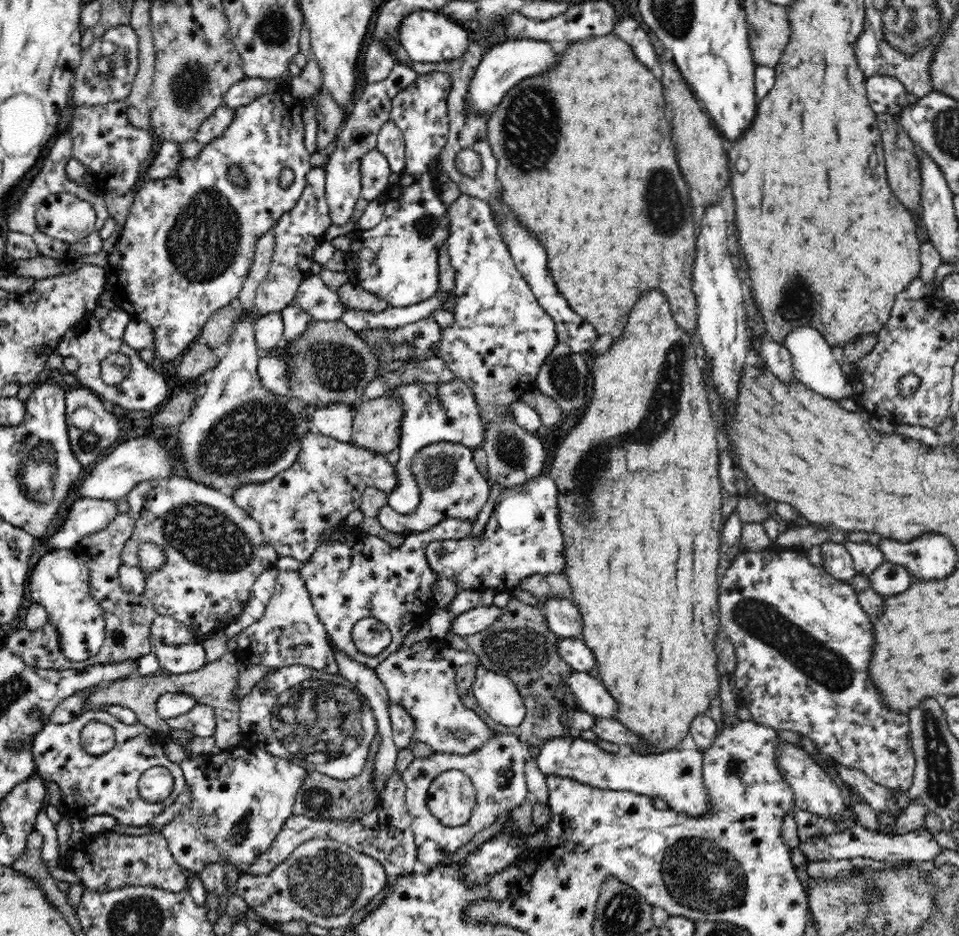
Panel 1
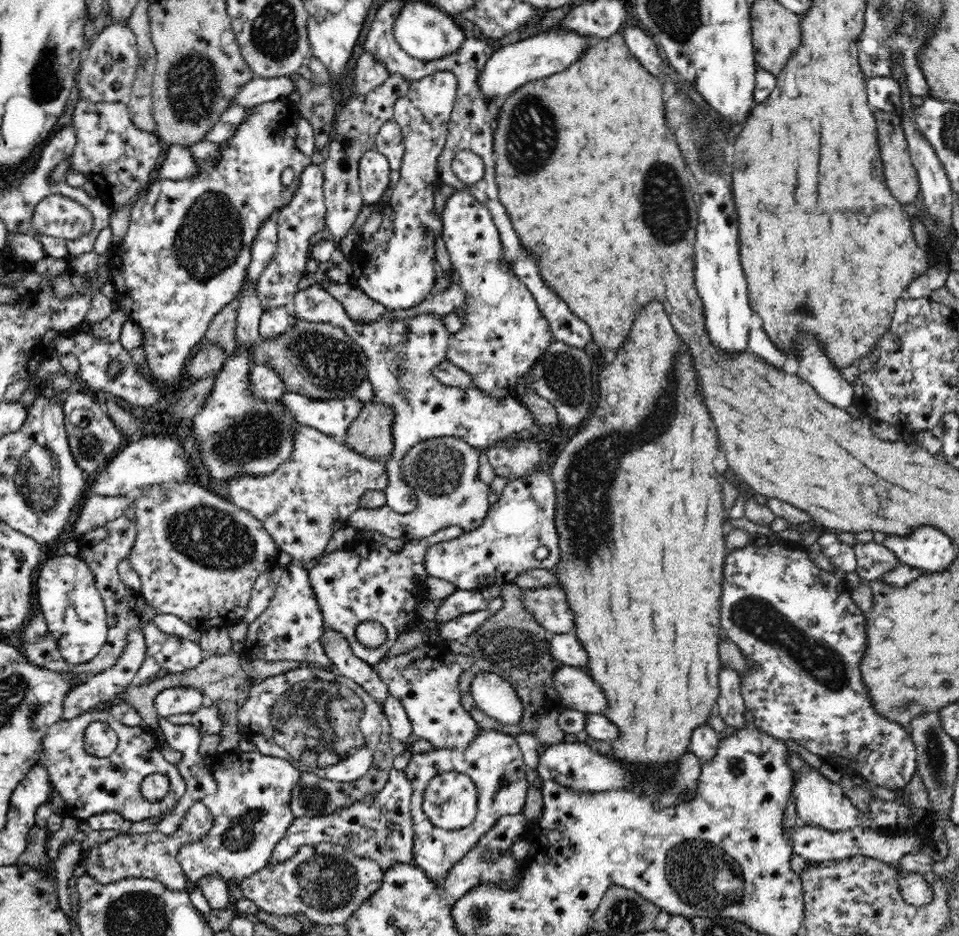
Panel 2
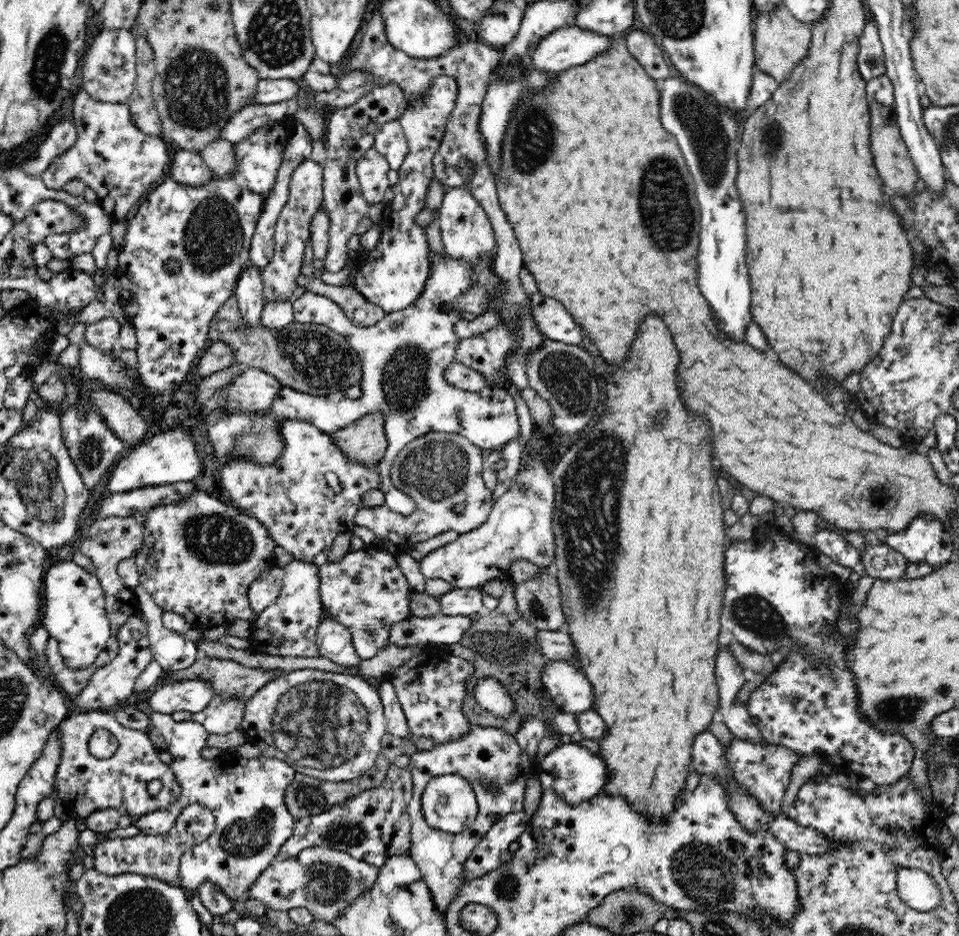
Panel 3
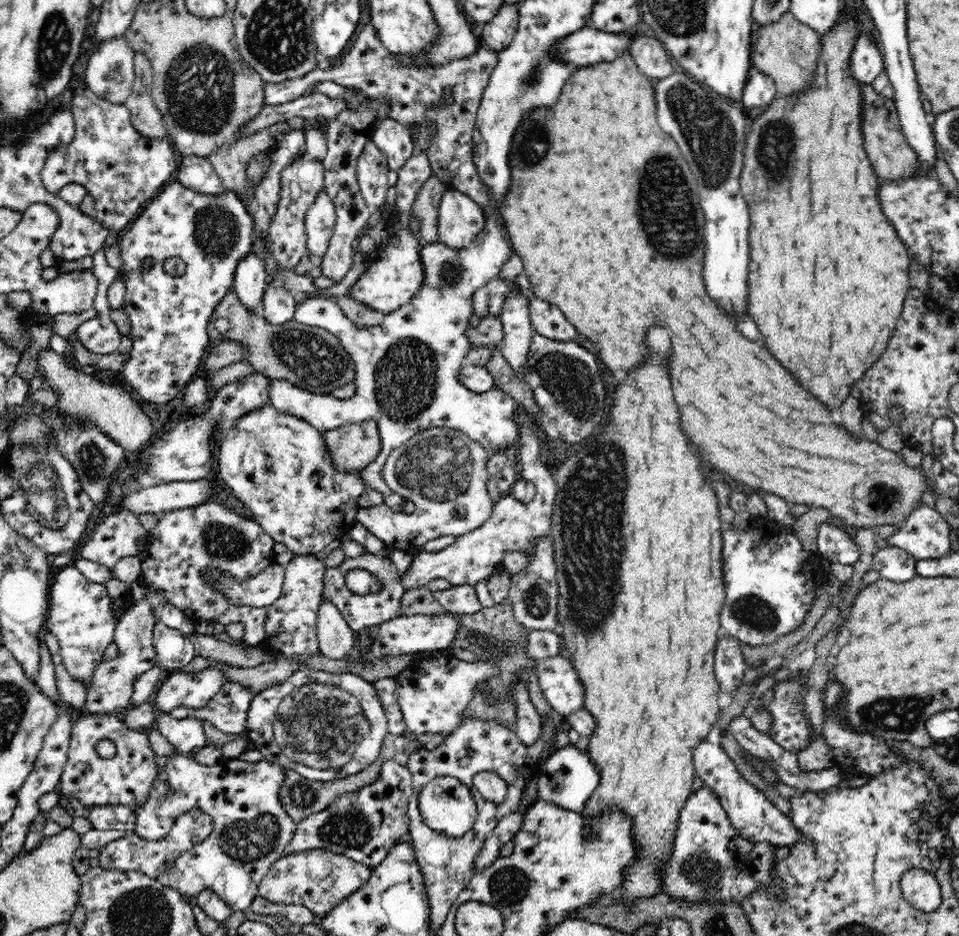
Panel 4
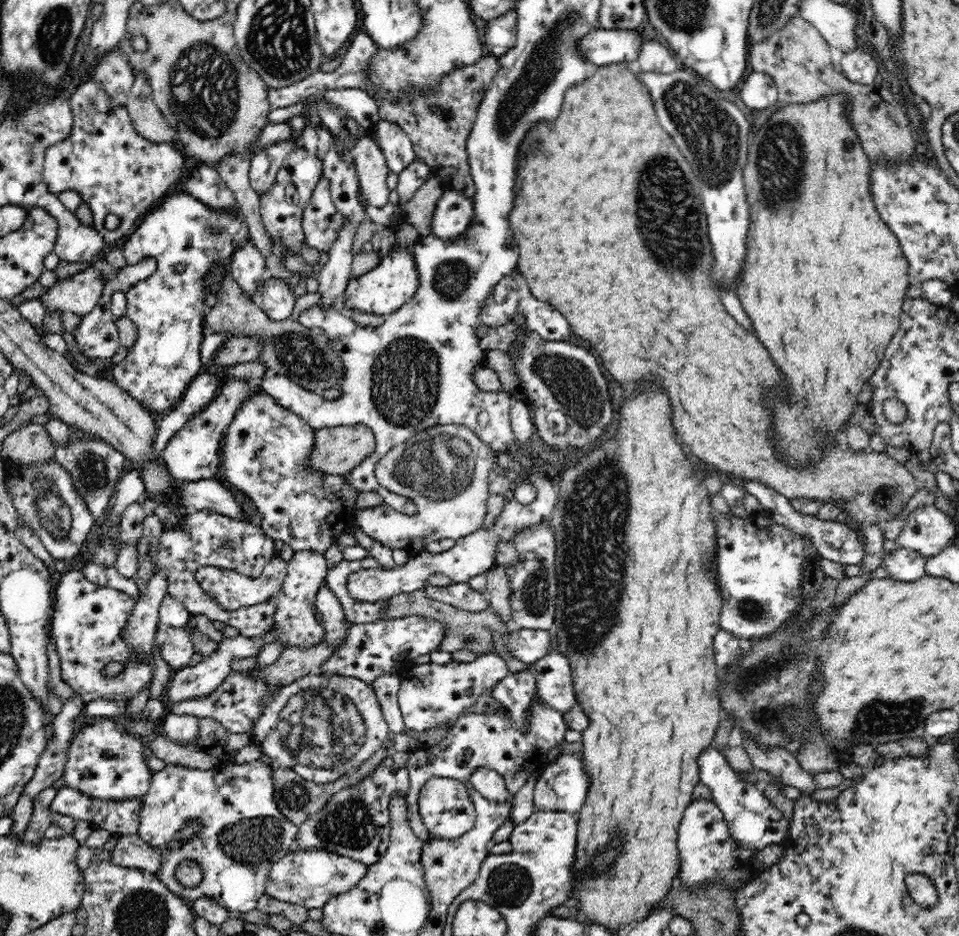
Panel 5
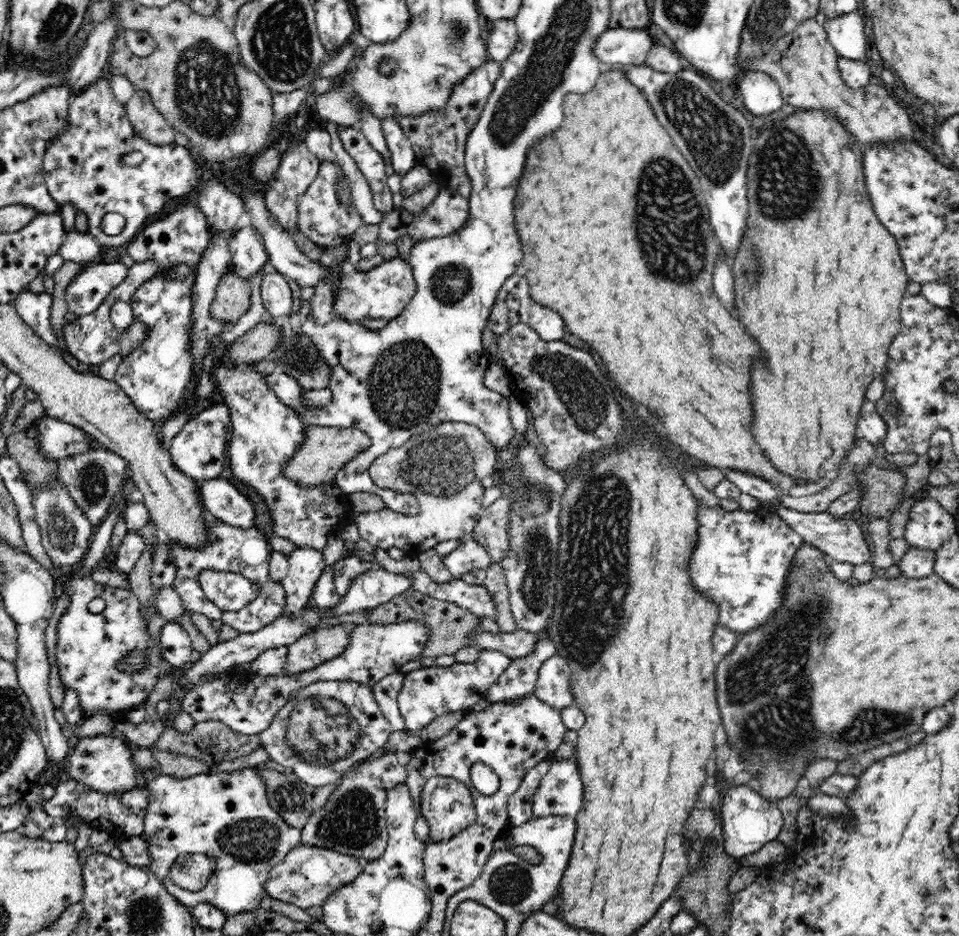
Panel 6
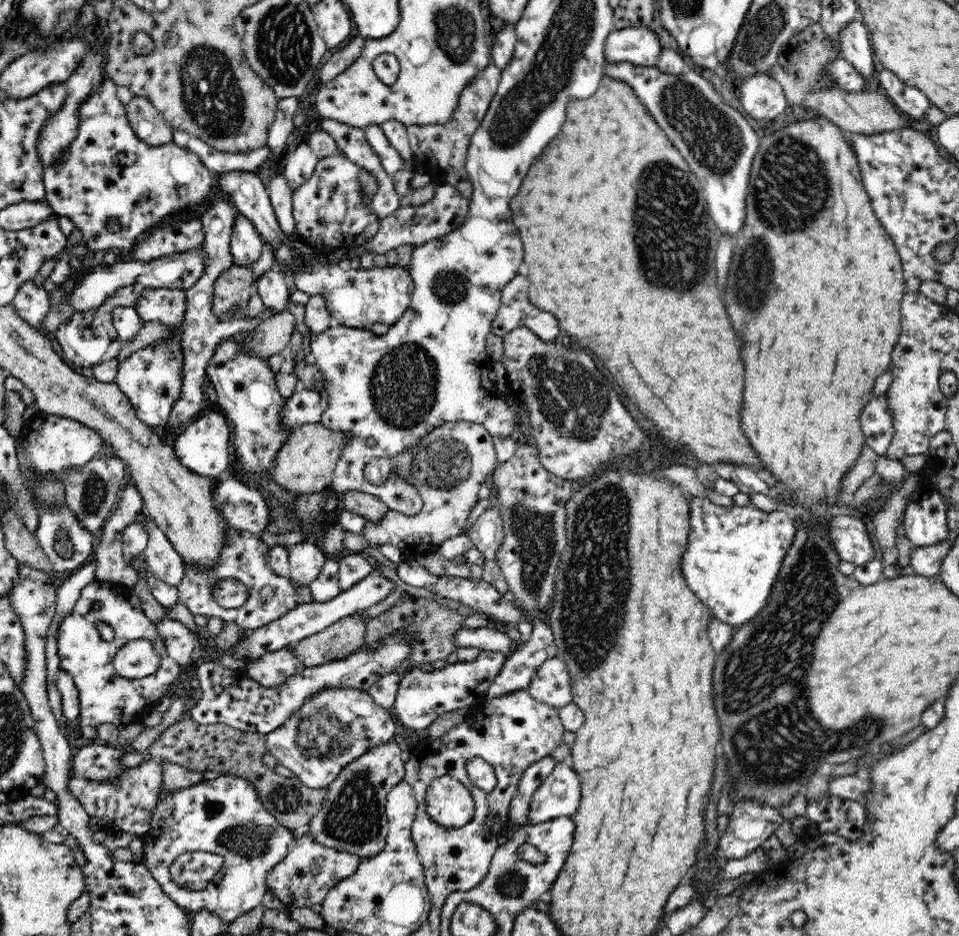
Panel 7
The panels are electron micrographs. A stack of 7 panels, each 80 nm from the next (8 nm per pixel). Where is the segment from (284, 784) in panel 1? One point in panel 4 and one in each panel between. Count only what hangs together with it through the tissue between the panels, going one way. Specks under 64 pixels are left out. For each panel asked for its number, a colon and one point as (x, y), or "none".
2: (248, 794)
3: (247, 797)
4: (251, 829)

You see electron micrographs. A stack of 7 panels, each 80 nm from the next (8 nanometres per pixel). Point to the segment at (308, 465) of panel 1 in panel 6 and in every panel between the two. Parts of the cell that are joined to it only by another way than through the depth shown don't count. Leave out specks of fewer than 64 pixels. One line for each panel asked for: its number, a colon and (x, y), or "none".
2: (301, 504)
3: (308, 496)
4: (277, 464)
5: (265, 451)
6: (266, 433)

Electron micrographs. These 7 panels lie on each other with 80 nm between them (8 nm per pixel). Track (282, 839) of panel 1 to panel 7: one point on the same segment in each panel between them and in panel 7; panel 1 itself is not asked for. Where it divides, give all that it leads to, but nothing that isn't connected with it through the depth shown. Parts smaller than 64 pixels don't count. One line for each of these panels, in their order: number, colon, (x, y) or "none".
2: (381, 828)
3: (374, 825)
4: (363, 826)
5: (356, 822)
6: (353, 822)
7: (352, 819)

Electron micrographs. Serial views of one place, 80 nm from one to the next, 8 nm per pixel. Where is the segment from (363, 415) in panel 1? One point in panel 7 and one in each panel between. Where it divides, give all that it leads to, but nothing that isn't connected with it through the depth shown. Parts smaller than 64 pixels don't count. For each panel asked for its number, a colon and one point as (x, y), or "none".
2: (370, 434)
3: (363, 441)
4: (352, 446)
5: (337, 450)
6: (324, 450)
7: (305, 463)

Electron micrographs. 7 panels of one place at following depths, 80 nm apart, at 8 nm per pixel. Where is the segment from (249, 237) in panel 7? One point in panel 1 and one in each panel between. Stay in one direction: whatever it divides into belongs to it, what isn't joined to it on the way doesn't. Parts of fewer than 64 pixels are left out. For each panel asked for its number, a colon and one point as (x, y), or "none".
1: (238, 433)
2: (238, 434)
3: (249, 292)
4: (250, 282)
5: (248, 265)
6: (249, 255)

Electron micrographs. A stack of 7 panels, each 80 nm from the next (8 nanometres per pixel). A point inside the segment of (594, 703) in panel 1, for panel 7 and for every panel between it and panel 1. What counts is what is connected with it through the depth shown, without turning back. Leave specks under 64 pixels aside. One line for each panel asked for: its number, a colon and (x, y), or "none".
2: (574, 685)
3: (569, 689)
4: (558, 680)
5: (553, 671)
6: (552, 686)
7: (551, 684)

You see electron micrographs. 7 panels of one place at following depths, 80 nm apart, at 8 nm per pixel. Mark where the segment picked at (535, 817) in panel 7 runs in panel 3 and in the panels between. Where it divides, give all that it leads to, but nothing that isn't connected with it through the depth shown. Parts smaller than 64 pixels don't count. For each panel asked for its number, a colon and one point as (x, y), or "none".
3: (575, 774)
4: (568, 778)
5: (563, 786)
6: (561, 792)

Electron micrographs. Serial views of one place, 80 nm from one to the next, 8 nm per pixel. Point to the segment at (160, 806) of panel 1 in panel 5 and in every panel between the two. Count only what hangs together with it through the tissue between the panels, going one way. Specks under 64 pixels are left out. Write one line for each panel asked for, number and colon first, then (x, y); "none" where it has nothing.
2: (89, 785)
3: (85, 784)
4: (127, 778)
5: (106, 763)

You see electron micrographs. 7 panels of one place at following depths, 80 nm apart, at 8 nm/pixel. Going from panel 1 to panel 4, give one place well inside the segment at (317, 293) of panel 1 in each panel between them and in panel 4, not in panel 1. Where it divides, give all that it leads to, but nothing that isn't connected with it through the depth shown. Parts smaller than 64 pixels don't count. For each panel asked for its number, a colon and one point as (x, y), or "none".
2: (401, 355)
3: (403, 357)
4: (407, 380)

